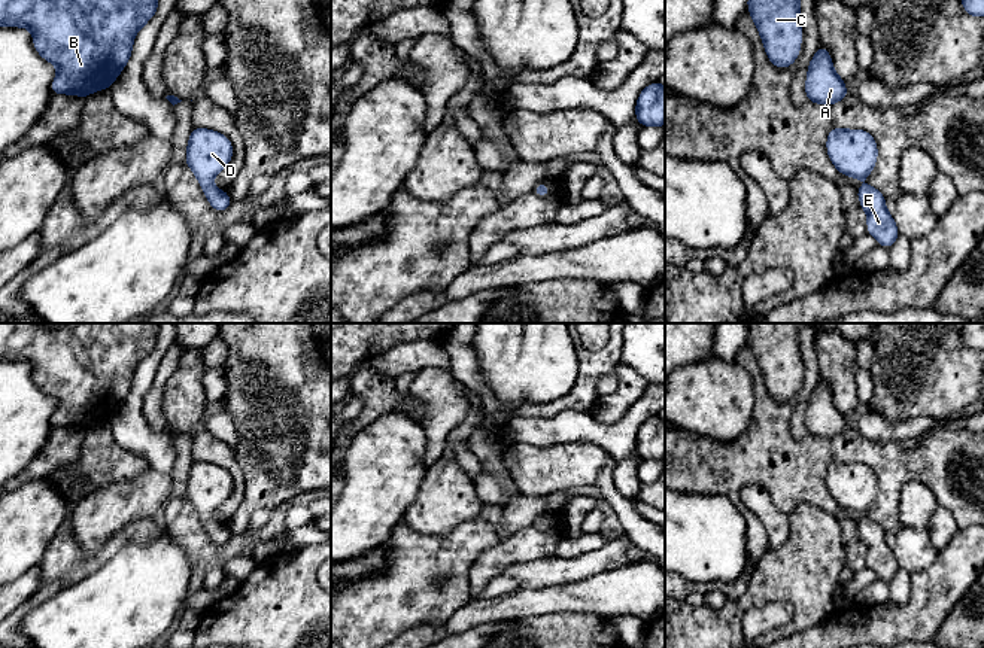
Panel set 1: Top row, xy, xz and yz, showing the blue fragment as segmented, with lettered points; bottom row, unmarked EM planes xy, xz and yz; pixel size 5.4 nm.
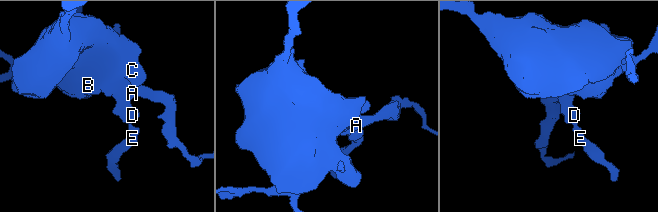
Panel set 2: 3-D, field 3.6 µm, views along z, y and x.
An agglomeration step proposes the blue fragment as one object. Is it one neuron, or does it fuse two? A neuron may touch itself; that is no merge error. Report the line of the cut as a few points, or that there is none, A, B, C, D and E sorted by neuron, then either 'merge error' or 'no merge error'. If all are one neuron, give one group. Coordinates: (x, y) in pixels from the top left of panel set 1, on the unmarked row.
no cut; A B C D E; no merge error

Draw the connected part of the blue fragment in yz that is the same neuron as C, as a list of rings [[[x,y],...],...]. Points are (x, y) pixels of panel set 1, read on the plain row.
[[[748,323],[747,344],[759,363],[769,395],[777,402],[792,399],[799,389],[802,325],[810,325],[814,334],[826,331],[821,323]]]

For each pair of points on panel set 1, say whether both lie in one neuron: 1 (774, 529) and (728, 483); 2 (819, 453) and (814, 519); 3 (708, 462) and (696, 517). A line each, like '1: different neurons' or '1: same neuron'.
1: different neurons
2: different neurons
3: different neurons

